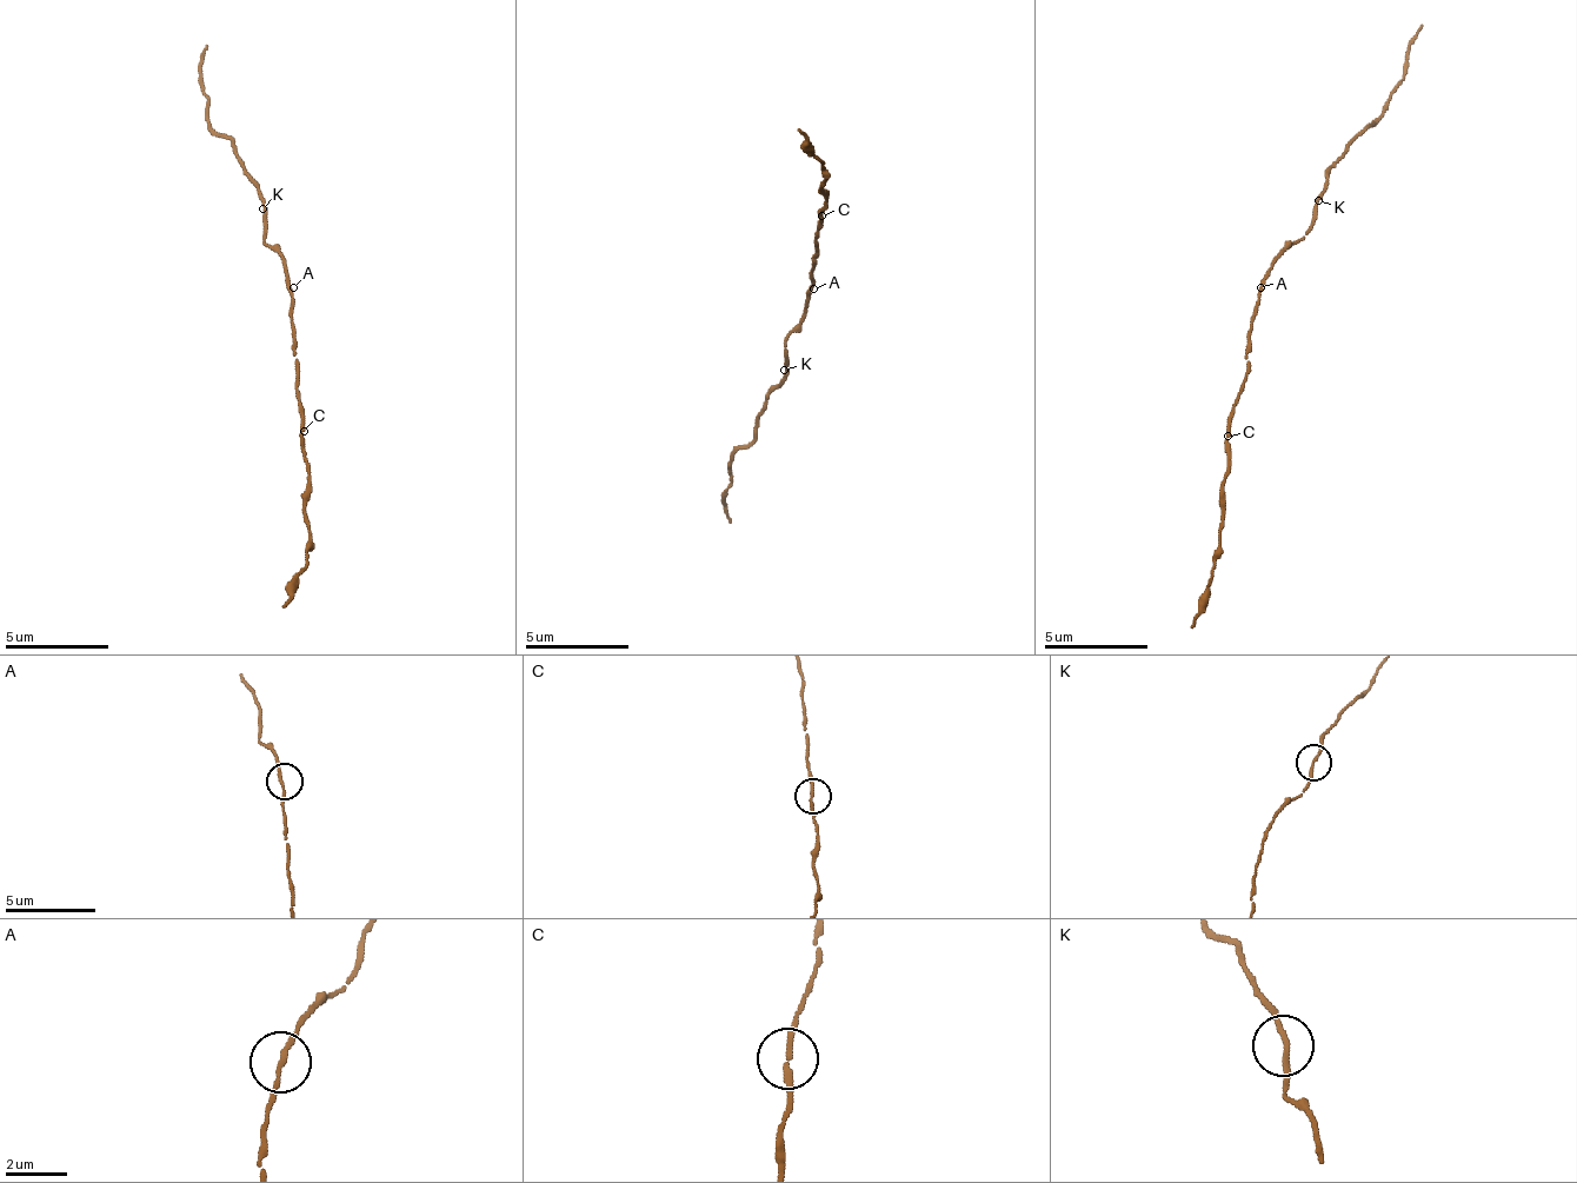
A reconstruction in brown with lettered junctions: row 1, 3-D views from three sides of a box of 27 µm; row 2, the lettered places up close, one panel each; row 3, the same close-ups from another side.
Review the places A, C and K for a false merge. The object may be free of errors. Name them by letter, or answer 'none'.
none

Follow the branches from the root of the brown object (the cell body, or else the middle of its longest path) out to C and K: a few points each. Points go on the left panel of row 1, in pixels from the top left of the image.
C: (287, 290), (293, 293), (292, 353), (298, 360), (298, 411), (303, 414), (303, 430)
K: (287, 290), (283, 253), (263, 239), (263, 208)

